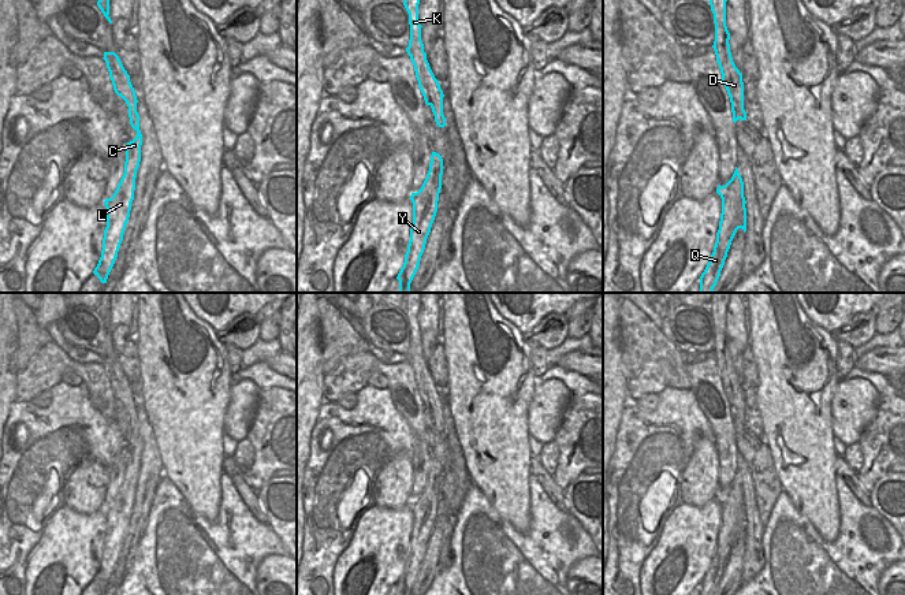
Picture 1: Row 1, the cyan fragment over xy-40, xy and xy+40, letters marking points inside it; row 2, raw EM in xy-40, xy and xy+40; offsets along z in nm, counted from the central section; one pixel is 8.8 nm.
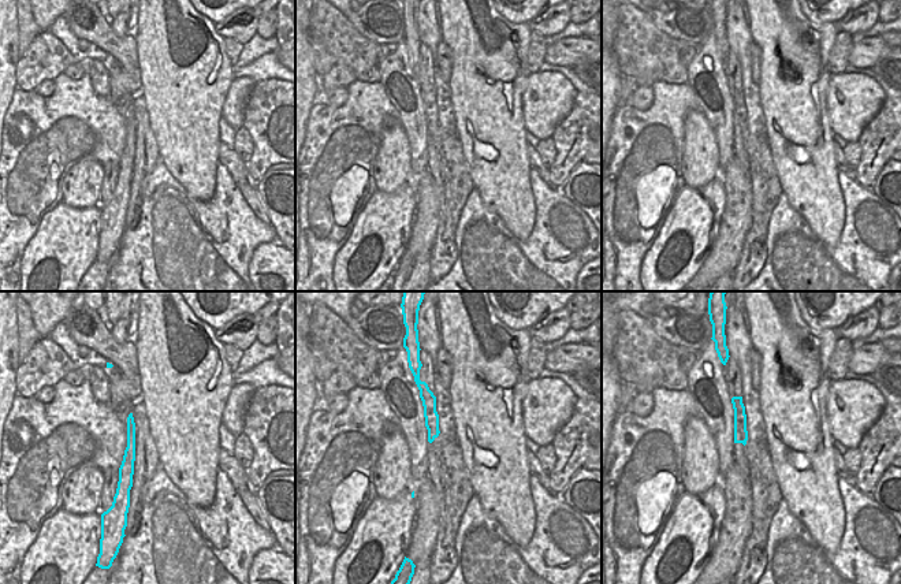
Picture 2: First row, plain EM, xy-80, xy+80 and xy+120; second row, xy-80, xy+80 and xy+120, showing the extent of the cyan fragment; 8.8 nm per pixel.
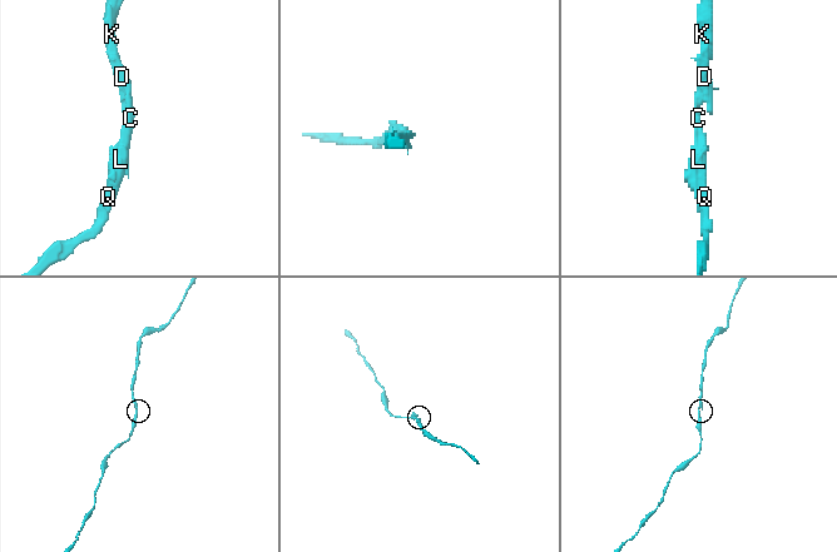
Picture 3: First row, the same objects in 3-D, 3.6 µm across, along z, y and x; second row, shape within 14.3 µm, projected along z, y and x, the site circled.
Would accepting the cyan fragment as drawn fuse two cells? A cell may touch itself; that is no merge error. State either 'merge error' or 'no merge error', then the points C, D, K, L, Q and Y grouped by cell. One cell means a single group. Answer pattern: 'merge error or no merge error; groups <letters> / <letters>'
no merge error; groups C D K L Q Y

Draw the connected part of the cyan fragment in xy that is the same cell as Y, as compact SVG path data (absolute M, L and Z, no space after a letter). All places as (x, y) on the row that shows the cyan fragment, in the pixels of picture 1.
M432 152L427 178L421 189L410 196L413 202L413 226L410 228L410 241L405 254L405 263L396 276L399 280L399 293L411 293L410 283L418 269L427 238L437 212L442 175L443 159L439 153Z

